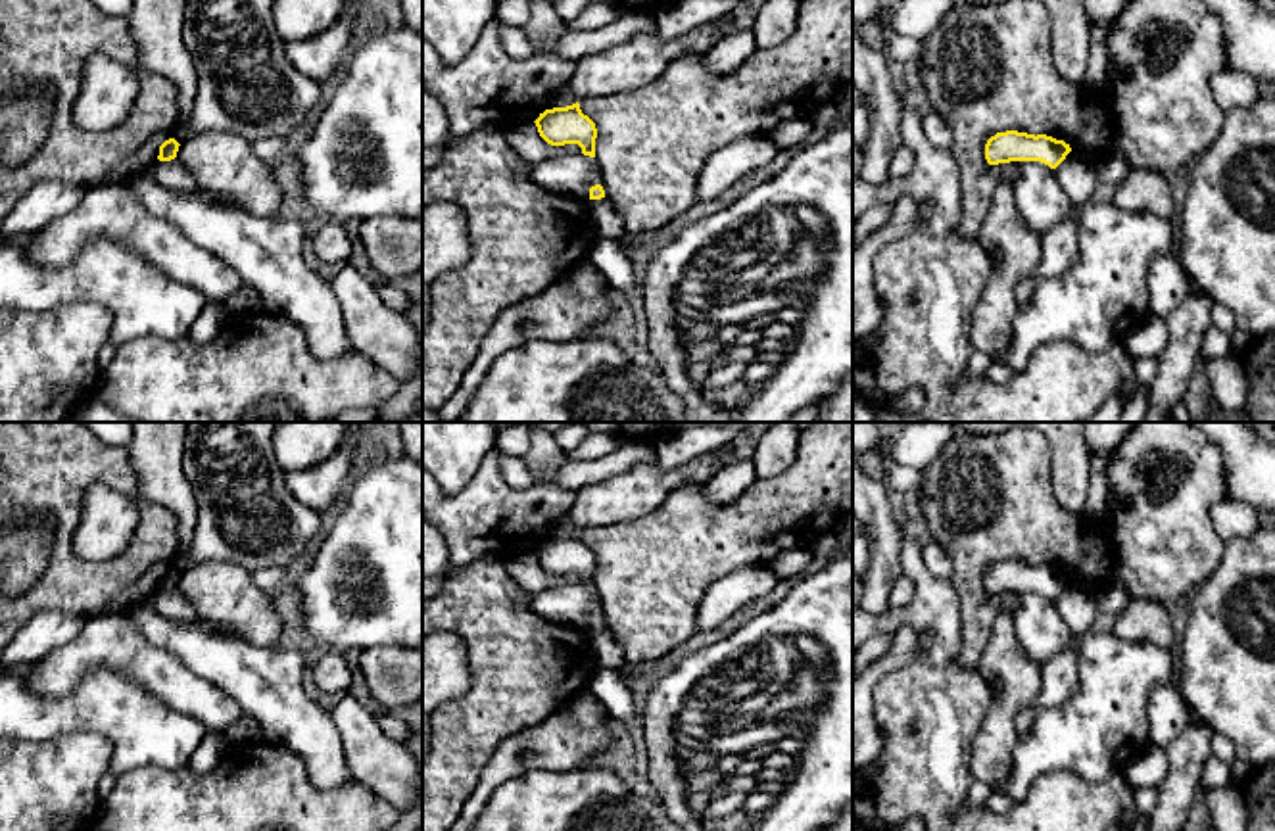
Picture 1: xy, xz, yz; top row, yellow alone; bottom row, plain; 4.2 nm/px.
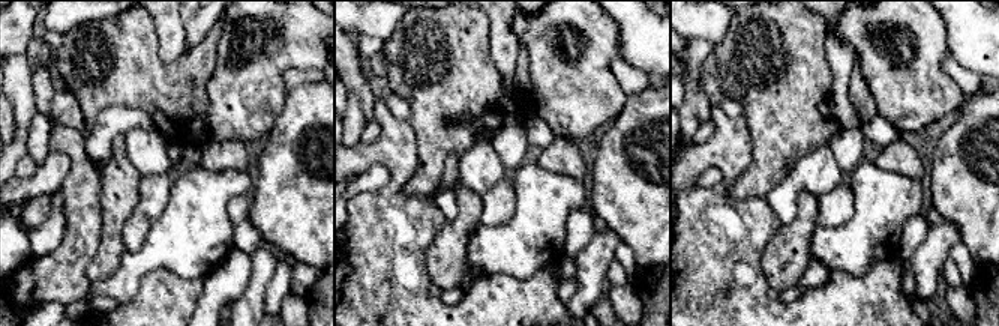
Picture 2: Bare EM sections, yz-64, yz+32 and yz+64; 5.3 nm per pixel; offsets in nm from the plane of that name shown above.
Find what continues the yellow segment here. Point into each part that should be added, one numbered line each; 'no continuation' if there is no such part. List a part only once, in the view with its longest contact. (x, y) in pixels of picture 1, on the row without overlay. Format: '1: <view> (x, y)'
no continuation

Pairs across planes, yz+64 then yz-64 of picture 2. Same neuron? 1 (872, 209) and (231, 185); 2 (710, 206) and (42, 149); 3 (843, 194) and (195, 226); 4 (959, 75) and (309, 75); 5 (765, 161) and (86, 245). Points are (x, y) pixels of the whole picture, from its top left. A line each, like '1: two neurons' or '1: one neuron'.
1: one neuron
2: two neurons
3: two neurons
4: one neuron
5: two neurons

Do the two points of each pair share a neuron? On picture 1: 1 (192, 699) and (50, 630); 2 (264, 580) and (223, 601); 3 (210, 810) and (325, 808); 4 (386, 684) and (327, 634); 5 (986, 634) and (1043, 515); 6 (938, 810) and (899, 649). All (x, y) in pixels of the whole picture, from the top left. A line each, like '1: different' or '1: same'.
1: different
2: different
3: same
4: different
5: same
6: different

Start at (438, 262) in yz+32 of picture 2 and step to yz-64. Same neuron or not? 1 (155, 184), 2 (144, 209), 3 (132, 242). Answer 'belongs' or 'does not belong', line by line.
1: does not belong
2: does not belong
3: does not belong

